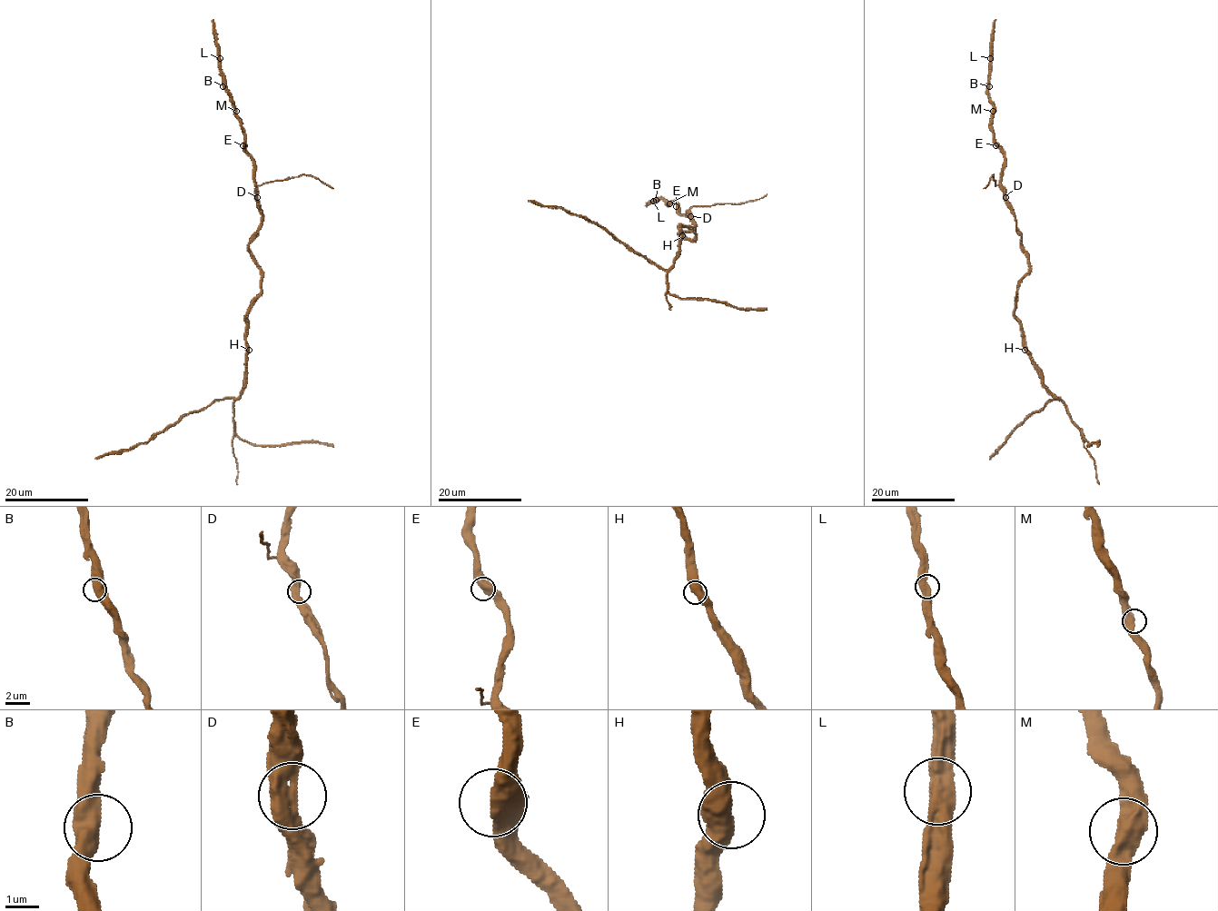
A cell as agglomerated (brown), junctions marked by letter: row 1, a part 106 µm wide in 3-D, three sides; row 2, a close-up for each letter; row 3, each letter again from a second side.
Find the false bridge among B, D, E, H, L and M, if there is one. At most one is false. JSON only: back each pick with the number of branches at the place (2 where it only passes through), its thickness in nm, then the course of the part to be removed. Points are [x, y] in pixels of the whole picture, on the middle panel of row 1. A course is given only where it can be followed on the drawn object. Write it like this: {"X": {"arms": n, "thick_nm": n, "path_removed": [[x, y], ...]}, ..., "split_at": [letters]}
{"split_at": []}

